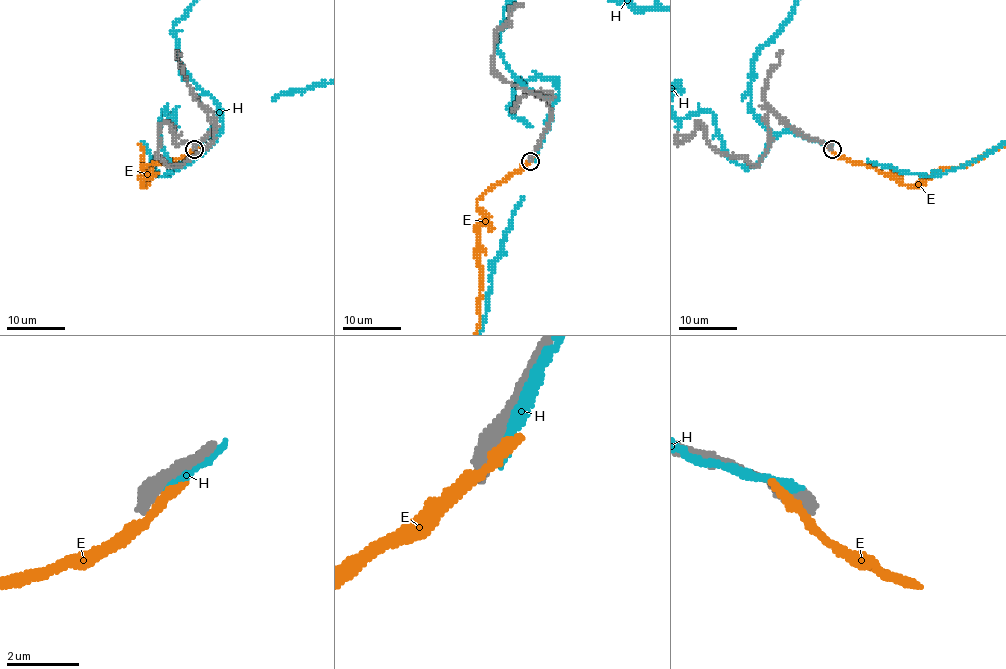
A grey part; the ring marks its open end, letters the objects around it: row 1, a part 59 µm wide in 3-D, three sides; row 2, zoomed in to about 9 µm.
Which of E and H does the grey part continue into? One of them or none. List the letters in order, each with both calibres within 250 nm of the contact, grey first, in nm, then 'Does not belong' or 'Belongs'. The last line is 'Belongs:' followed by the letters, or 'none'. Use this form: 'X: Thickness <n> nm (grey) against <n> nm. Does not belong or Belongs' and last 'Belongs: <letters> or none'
E: Thickness 600 nm (grey) against 320 nm. Does not belong
H: Thickness 280 nm (grey) against 240 nm. Does not belong
Belongs: none

